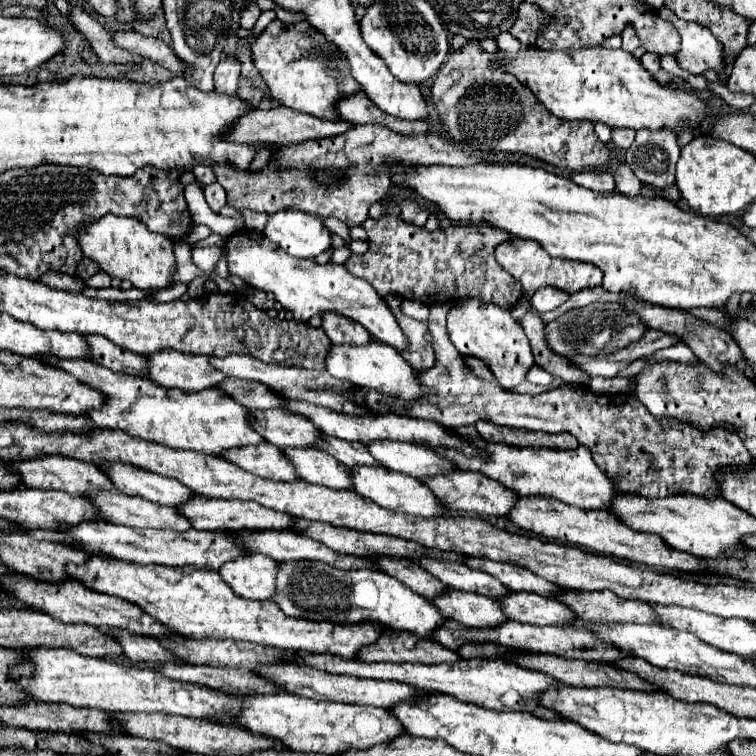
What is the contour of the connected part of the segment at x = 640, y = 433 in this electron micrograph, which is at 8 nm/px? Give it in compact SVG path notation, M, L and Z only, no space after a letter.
M452 302L434 304L430 308L428 328L432 334L432 346L436 352L436 362L430 368L420 372L420 384L428 386L432 394L422 400L402 402L396 398L386 398L378 392L356 388L354 394L364 400L372 412L386 414L398 412L414 418L434 420L446 428L460 428L486 420L498 426L534 430L534 432L570 432L580 444L584 444L596 464L614 478L618 492L636 494L642 498L666 498L678 494L692 494L702 498L722 496L716 474L720 470L738 470L752 464L750 452L736 434L726 430L696 430L690 424L676 420L658 420L646 412L640 400L634 400L634 394L596 394L584 390L584 386L566 384L564 388L550 390L538 396L516 394L502 386L480 380L466 360L458 354L454 344L450 344L446 332L446 314Z

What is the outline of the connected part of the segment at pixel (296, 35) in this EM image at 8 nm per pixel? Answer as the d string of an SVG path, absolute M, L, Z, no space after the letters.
M278 18L266 26L266 32L252 42L252 58L254 66L260 70L266 86L270 88L272 98L294 110L314 114L322 120L334 120L336 104L346 94L362 92L362 86L350 76L350 66L338 52L334 52L334 44L322 36L322 32L314 32L310 24L284 24Z

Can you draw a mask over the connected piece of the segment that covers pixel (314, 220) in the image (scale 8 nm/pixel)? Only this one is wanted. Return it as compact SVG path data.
M282 210L270 216L264 236L294 258L316 258L332 248L332 234L318 216L300 210Z

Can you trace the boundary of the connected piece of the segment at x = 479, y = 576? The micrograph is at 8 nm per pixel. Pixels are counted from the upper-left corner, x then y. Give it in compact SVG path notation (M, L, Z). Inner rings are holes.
M422 560L420 564L426 568L430 574L438 576L444 584L448 584L454 590L466 590L474 594L482 594L494 600L500 600L502 596L510 596L512 590L506 588L502 582L498 582L494 576L482 572L482 570L472 570L466 564L446 564L438 560Z

